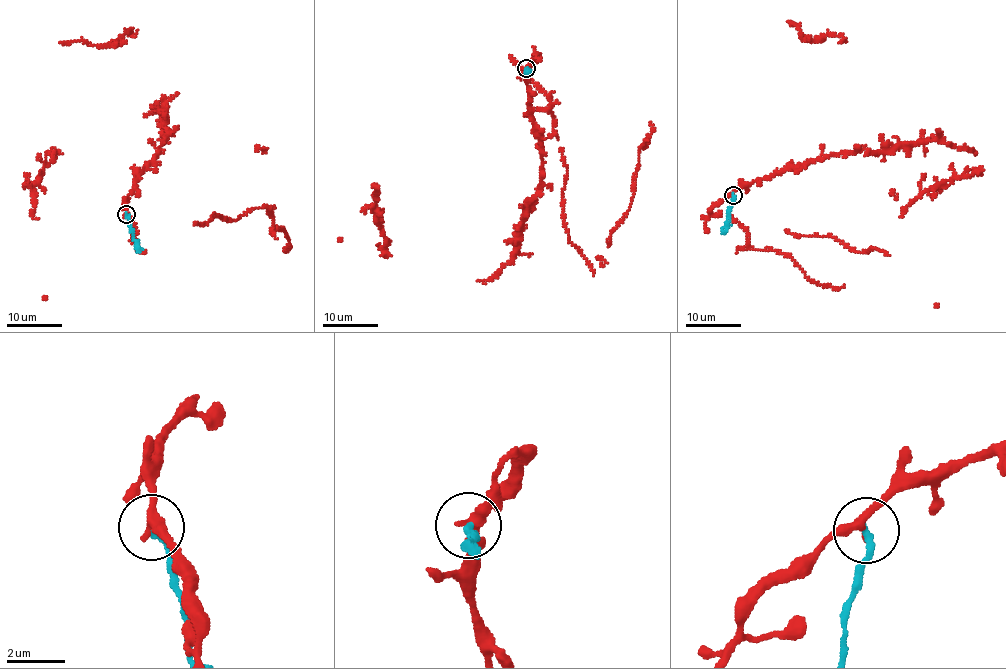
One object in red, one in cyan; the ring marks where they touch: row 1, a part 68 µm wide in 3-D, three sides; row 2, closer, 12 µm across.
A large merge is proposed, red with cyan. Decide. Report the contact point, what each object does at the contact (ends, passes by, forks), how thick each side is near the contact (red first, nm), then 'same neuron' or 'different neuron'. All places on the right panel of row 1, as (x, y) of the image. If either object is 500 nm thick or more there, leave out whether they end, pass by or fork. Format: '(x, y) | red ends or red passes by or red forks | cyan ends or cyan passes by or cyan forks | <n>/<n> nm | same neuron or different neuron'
(733, 195) | red passes by | cyan ends | 320/240 nm | different neuron

